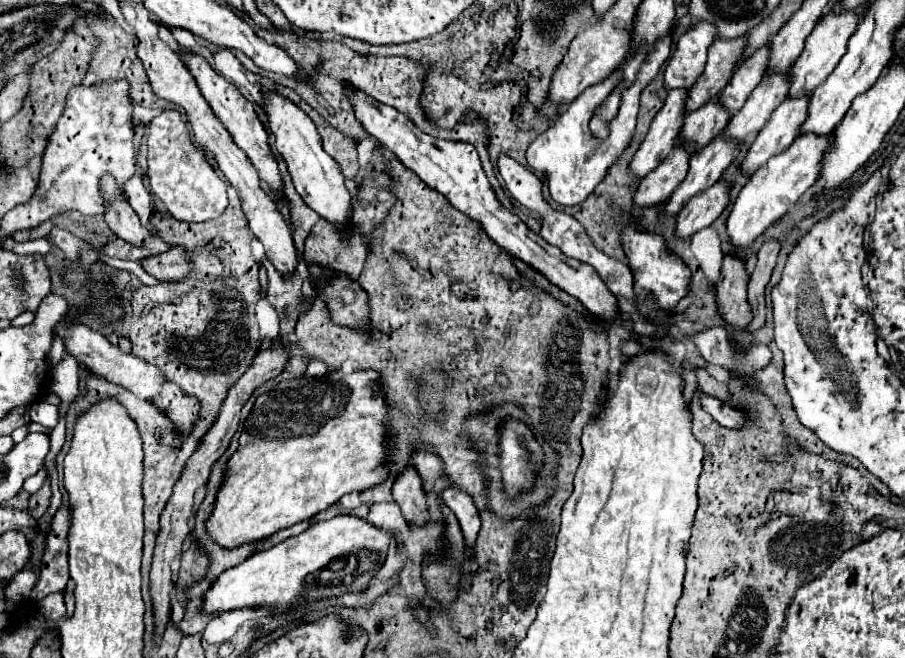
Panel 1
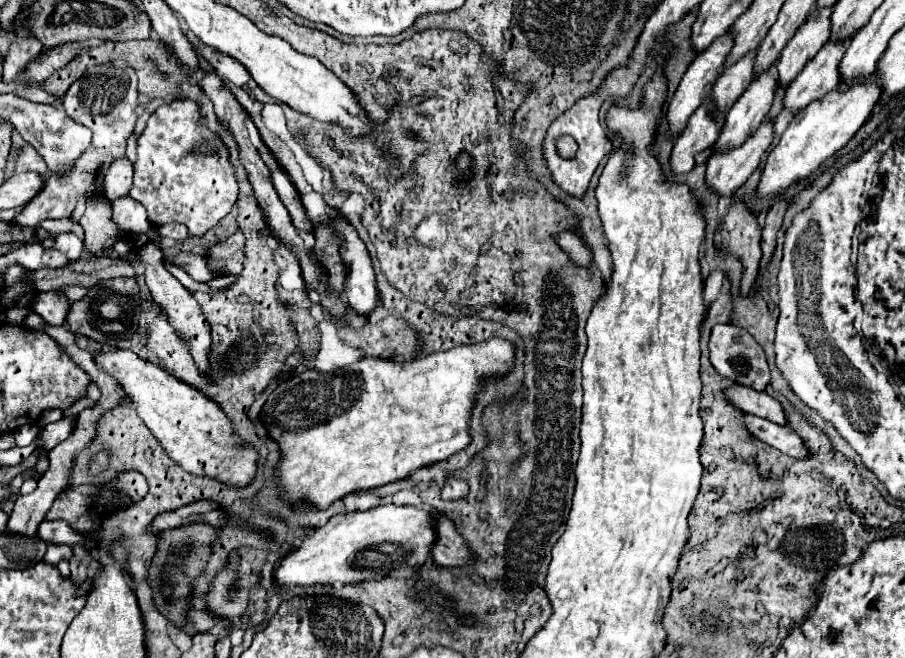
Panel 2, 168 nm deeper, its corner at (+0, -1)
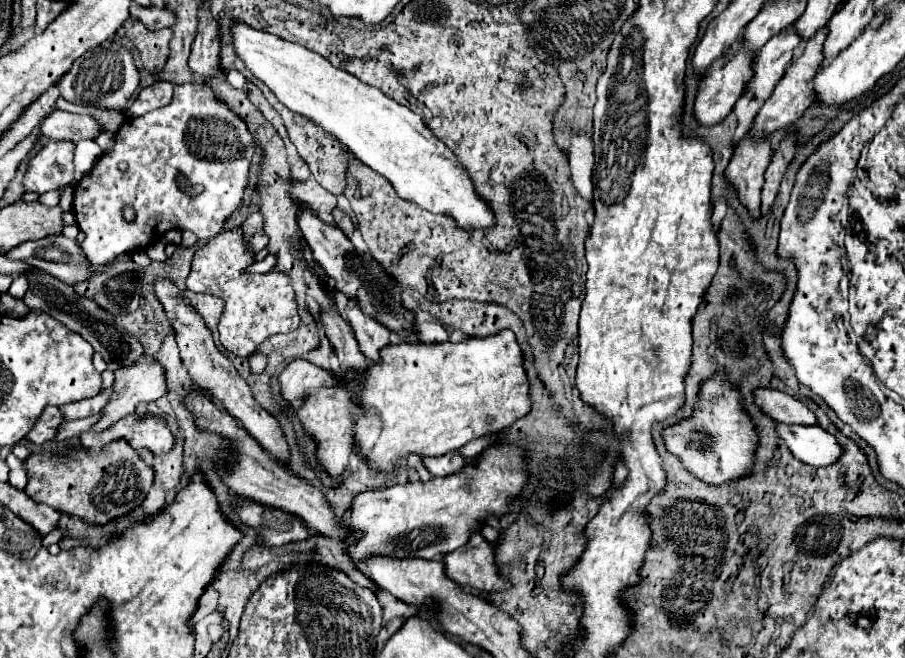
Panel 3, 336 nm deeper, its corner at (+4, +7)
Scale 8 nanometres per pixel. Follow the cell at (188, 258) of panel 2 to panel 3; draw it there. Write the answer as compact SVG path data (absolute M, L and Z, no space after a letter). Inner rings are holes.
M238 226L215 236L195 252L191 274L187 278L187 290L223 298L225 308L217 324L217 330L221 344L235 356L251 356L267 336L293 332L299 326L299 314L291 278L283 272L251 274L247 272L247 268L253 262L255 254L247 246L243 228Z

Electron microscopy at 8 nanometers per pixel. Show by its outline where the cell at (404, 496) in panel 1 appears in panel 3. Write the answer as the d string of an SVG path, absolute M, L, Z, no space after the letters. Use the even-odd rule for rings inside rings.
M473 534L463 548L447 554L445 570L451 580L461 586L469 586L479 594L511 588L511 582L501 578L499 566L495 564L495 546L481 534Z

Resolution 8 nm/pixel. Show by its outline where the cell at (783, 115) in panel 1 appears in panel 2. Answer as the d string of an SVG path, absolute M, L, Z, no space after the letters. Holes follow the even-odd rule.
M825 44L817 56L803 68L803 72L785 90L783 110L791 114L803 112L807 104L821 100L839 82L839 60L843 58L843 44Z

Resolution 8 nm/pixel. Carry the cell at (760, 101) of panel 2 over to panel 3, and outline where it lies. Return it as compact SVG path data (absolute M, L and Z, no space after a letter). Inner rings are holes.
M787 26L783 32L773 36L755 58L755 74L745 90L753 92L755 98L767 100L775 88L775 84L781 80L783 70L793 60L793 50L801 44L799 32L795 32L795 26Z

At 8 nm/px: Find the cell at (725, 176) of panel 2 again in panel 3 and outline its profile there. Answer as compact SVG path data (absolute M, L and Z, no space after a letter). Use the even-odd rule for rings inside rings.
M823 26L815 36L811 36L811 40L807 40L805 50L801 56L797 56L791 66L787 68L787 72L783 74L783 78L779 80L779 84L775 86L773 94L765 100L763 108L759 110L759 114L753 120L753 126L749 128L749 134L755 138L763 138L769 136L775 130L787 128L789 124L797 122L803 114L805 108L809 108L815 102L815 96L811 96L811 80L815 78L821 62L823 62L823 42L827 38L827 26Z

